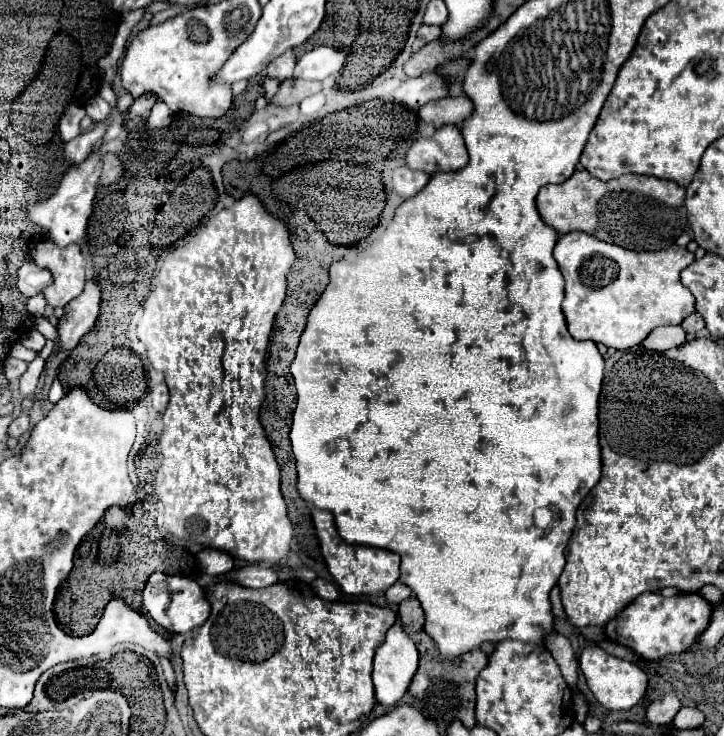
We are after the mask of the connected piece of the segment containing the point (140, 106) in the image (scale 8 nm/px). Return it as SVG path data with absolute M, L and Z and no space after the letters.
M151 92L139 96L139 98L131 104L131 108L129 108L129 116L131 116L131 118L135 118L135 116L147 116L149 110L151 110L151 106L153 106L155 102L157 102L157 96L153 96Z

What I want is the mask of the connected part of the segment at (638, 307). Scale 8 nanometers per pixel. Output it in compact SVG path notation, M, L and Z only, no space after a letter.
M569 232L557 240L553 256L565 278L563 314L569 334L575 340L593 340L617 350L625 350L641 344L653 328L665 324L681 324L689 314L695 312L693 294L679 282L679 272L689 266L695 256L677 244L657 252L633 252L615 244L601 242L595 236L587 236L585 232Z

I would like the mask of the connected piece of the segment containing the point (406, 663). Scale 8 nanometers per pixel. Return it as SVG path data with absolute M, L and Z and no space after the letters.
M395 622L387 636L385 642L381 644L381 648L377 648L375 652L375 662L373 662L373 684L375 684L375 698L381 706L385 708L393 708L397 706L397 702L405 696L415 672L419 666L419 652L413 644L413 640L409 640L409 636L403 632L401 622Z

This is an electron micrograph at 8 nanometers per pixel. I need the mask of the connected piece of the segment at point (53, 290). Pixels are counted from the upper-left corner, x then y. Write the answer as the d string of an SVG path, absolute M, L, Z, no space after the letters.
M41 240L35 244L31 258L39 266L49 268L49 272L53 274L53 284L43 290L47 306L63 308L75 296L79 296L85 284L85 264L87 264L79 246L71 244L59 248L51 244L51 240Z

